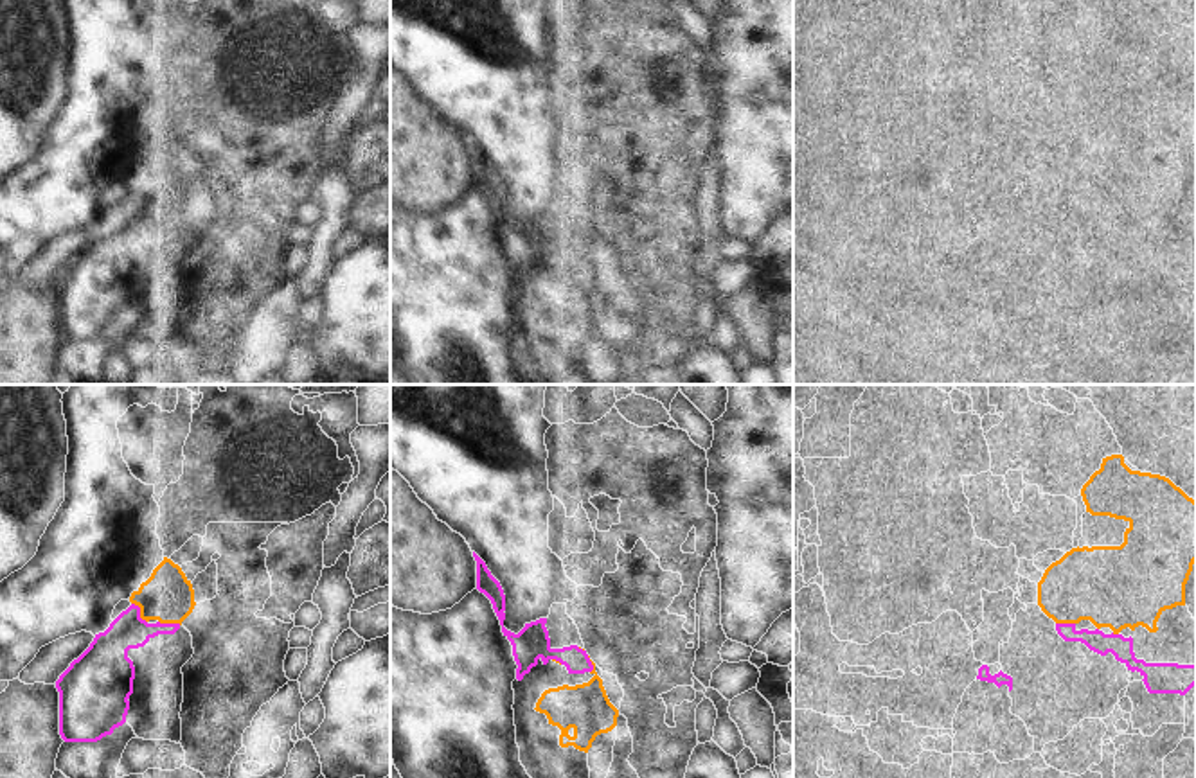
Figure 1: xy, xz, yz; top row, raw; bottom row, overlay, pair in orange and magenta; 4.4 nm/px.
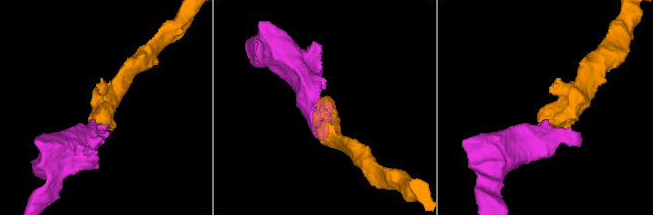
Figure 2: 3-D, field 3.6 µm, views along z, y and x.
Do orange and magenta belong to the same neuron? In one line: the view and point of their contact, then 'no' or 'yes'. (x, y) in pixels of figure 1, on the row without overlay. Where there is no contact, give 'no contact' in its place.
xy (141, 209) | yes

